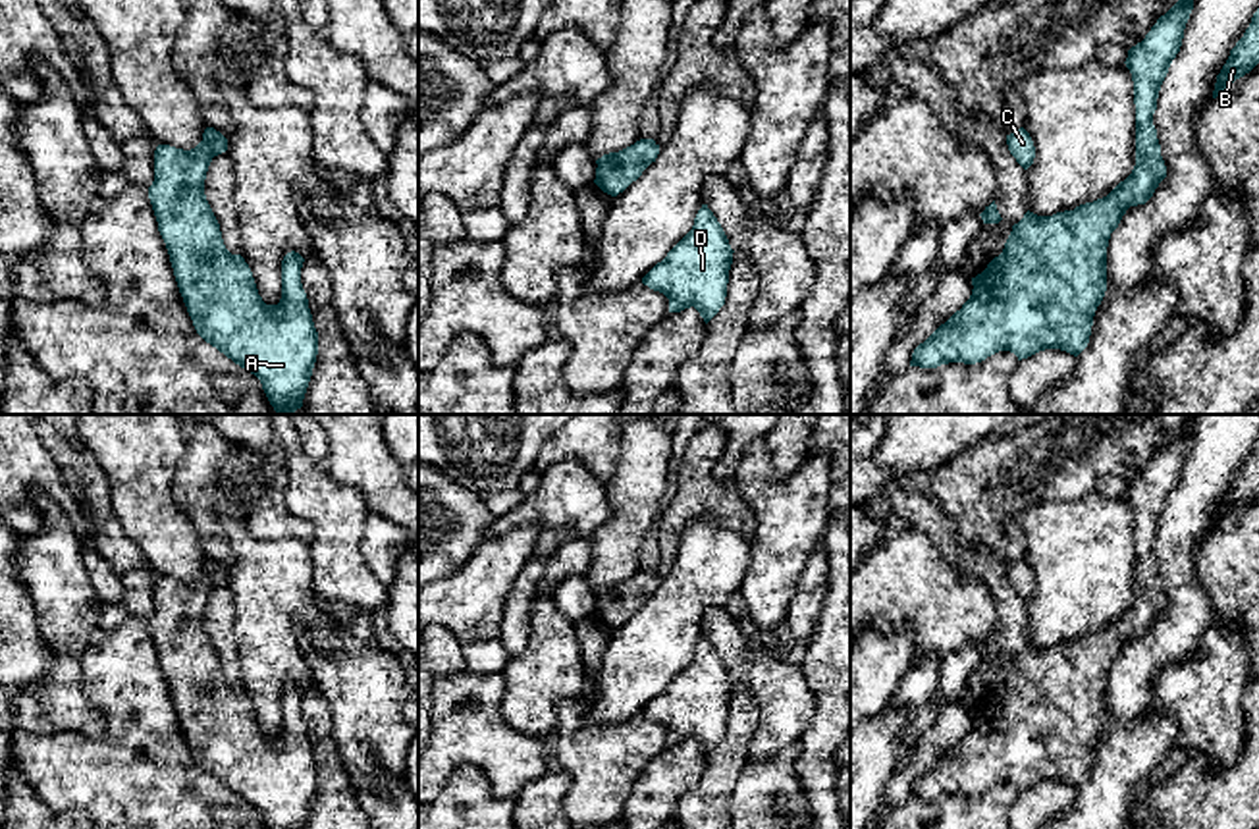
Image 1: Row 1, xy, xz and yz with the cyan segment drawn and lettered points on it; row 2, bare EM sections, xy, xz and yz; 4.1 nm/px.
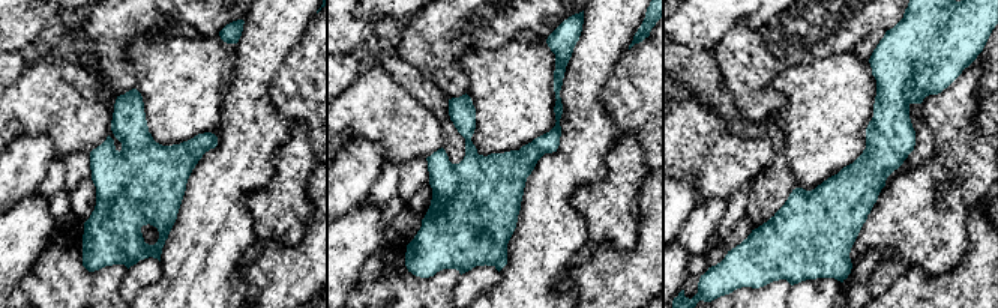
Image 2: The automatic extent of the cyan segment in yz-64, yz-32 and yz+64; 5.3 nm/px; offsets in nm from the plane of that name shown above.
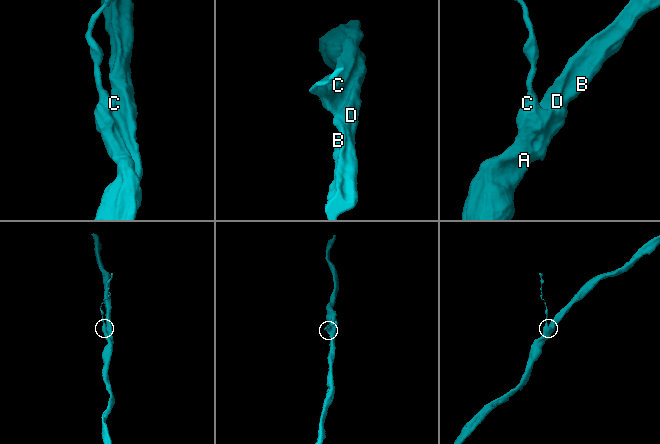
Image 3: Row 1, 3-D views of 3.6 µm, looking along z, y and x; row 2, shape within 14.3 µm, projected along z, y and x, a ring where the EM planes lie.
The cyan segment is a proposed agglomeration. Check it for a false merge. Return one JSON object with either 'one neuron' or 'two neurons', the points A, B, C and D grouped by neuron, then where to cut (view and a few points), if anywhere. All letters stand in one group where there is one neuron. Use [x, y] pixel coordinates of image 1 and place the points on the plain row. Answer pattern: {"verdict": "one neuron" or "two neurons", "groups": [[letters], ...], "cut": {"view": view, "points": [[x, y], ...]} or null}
{"verdict": "one neuron", "groups": [["A", "B", "C", "D"]], "cut": null}

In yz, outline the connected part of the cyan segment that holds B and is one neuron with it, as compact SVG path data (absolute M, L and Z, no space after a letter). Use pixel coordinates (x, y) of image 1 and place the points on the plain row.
M1259 440L1251 449L1244 468L1230 482L1226 495L1217 507L1213 530L1217 530L1228 517L1249 505L1259 495Z

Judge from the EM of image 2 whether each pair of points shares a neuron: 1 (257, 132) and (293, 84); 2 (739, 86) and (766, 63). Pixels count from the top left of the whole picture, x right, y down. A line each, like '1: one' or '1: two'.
1: two
2: one

